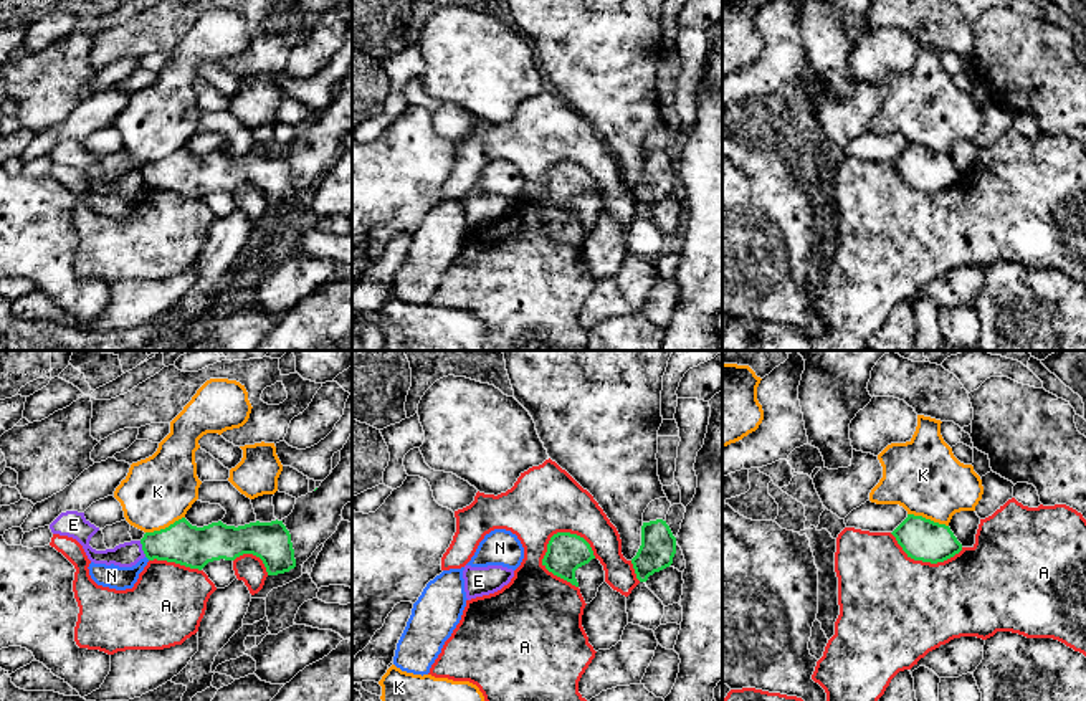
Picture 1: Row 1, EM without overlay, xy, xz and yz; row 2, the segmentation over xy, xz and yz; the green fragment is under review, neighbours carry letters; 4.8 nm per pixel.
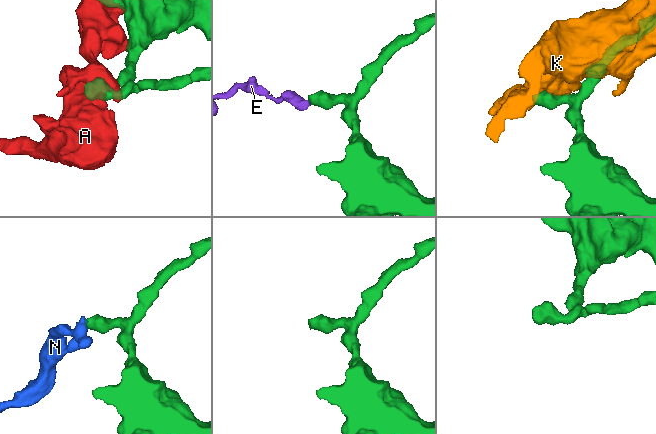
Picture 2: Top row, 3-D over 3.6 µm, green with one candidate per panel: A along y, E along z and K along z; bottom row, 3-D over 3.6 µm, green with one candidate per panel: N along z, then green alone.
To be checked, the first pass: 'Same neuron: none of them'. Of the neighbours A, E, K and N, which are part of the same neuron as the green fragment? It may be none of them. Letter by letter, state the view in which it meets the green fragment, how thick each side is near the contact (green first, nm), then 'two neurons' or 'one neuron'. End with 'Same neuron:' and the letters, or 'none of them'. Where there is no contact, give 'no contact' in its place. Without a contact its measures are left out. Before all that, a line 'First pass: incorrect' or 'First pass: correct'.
First pass: correct
A: xz | 190/420 nm | two neurons
E: xy | 200/120 nm | two neurons
K: yz | 200/360 nm | two neurons
N: xy | 200/110 nm | two neurons
Same neuron: none of them

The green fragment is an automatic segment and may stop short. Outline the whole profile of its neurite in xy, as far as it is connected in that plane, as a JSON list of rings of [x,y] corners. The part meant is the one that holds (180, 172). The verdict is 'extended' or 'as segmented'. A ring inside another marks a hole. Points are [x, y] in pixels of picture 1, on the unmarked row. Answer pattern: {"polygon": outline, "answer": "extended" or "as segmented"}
{"polygon": [[[182,147],[165,159],[145,162],[141,174],[149,190],[167,190],[198,200],[208,192],[235,190],[243,184],[260,187],[268,205],[296,197],[291,164],[278,149],[238,157],[218,150],[197,157]]], "answer": "as segmented"}

